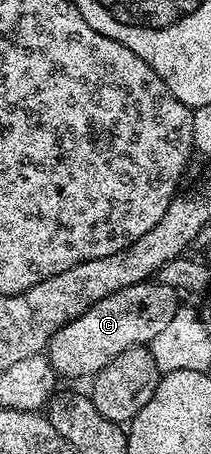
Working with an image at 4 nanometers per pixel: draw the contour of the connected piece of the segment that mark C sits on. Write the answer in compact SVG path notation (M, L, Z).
M155 279L136 282L118 289L117 293L110 293L110 296L88 307L86 313L56 331L46 348L52 368L61 378L94 377L126 349L151 344L154 337L170 325L180 306L178 298L180 295L175 287L162 285Z

